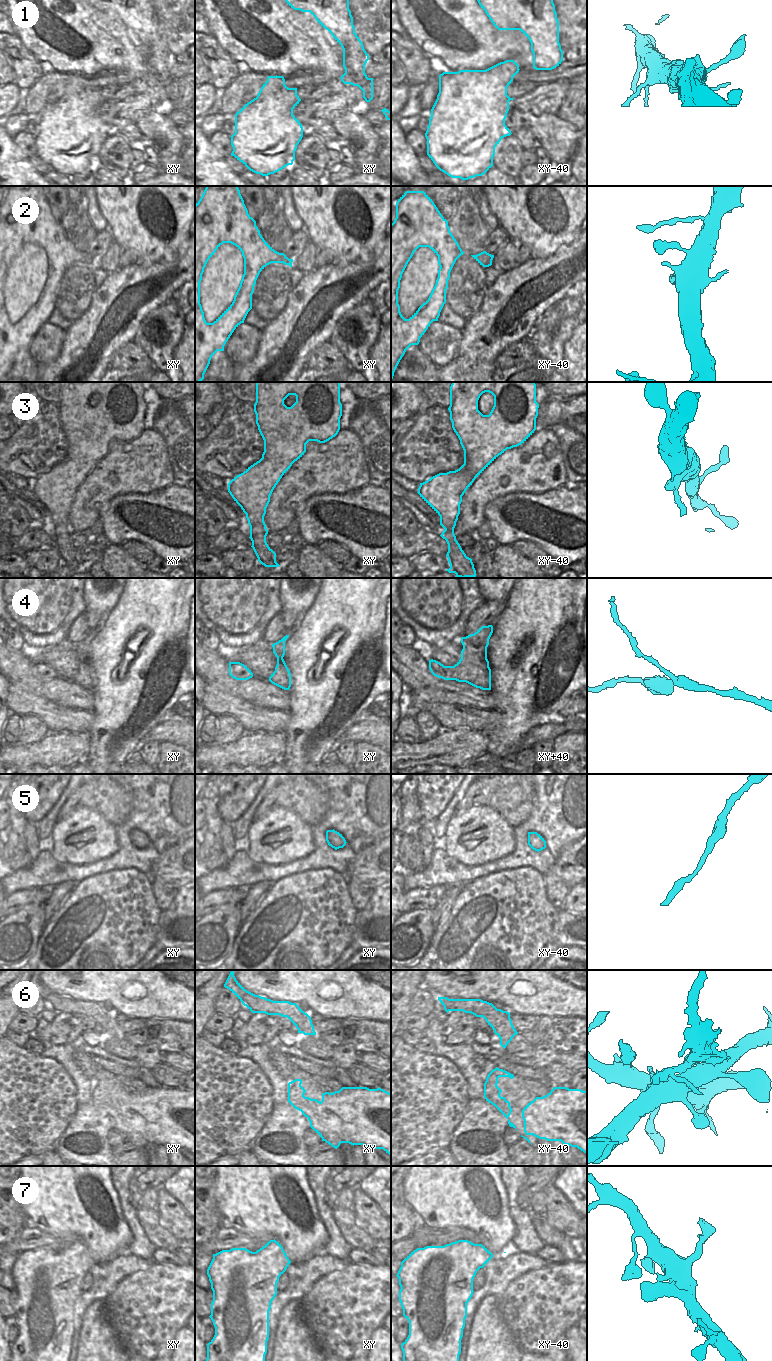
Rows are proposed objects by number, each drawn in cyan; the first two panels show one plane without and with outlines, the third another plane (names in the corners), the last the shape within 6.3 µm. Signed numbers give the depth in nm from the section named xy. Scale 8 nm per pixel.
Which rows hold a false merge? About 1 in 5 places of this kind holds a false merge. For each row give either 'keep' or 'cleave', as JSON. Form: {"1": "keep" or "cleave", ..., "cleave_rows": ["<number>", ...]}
{"1": "keep", "2": "keep", "3": "keep", "4": "keep", "5": "keep", "6": "cleave", "7": "keep", "cleave_rows": ["6"]}

